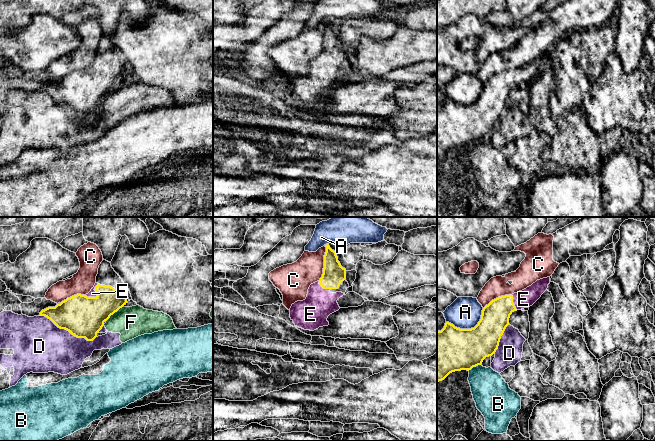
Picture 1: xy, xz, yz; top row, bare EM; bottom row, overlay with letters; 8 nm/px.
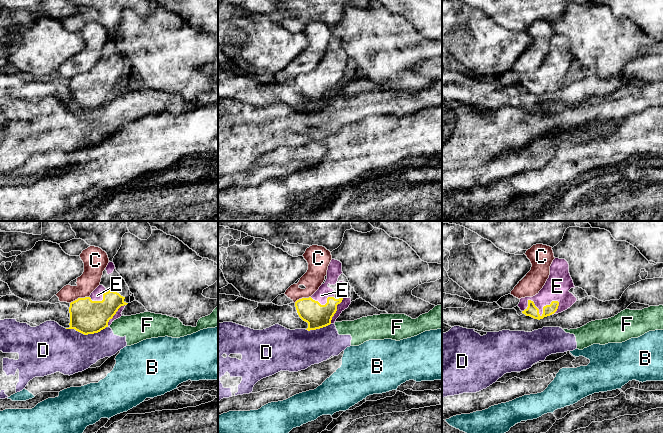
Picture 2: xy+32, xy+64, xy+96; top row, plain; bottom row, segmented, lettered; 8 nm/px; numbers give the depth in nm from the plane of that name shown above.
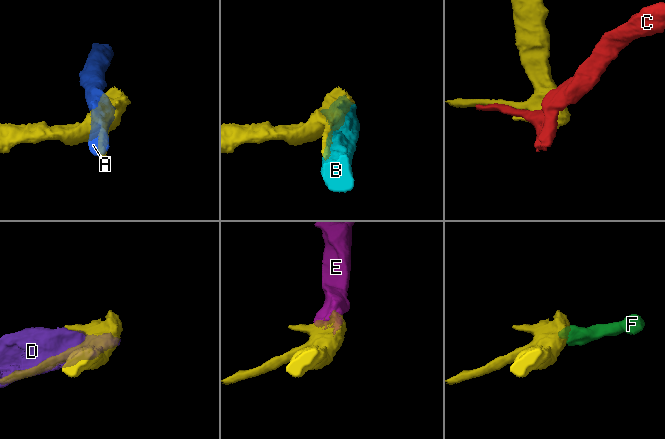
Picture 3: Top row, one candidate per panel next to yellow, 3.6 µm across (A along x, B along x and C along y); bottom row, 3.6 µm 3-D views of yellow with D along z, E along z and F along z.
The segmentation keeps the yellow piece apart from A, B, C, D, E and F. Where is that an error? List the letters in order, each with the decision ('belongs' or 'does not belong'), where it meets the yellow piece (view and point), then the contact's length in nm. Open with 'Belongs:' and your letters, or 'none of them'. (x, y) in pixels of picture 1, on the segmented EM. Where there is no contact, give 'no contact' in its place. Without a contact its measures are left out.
Belongs: E
A: does not belong; meets yellow in yz at (469, 329); contact 320 nm long
B: does not belong; meets yellow in yz at (474, 366); contact 120 nm long
C: does not belong; meets yellow in xz at (324, 262); contact 300 nm long
D: does not belong; meets yellow in xy at (68, 330); contact 500 nm long
E: belongs; meets yellow in xy at (96, 296); contact 150 nm long
F: does not belong; meets yellow in xy at (113, 313); contact 180 nm long

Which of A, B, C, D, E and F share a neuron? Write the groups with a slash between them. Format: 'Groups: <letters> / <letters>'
Groups: A / B / C / D F / E

